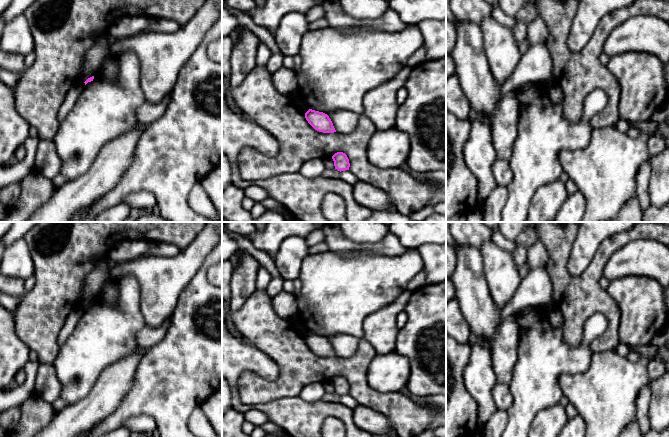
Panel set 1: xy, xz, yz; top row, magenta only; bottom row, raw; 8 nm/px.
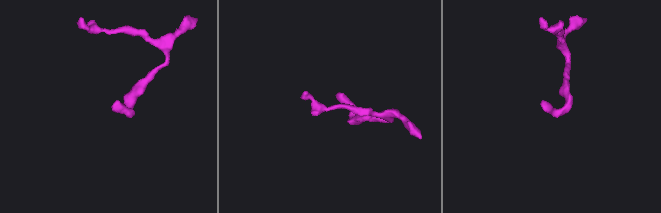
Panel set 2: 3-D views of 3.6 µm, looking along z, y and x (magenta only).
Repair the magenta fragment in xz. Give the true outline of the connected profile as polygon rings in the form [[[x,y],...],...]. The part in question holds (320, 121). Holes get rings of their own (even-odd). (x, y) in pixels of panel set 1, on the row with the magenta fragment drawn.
[[[309,109],[305,113],[305,118],[308,123],[317,131],[323,133],[334,133],[336,132],[333,123],[329,116],[323,112]]]

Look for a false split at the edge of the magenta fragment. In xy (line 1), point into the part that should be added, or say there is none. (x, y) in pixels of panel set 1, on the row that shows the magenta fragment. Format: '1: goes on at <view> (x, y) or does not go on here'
1: does not go on here

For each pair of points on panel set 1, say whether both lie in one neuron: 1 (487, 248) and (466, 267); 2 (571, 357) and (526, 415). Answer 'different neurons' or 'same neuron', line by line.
1: different neurons
2: same neuron

